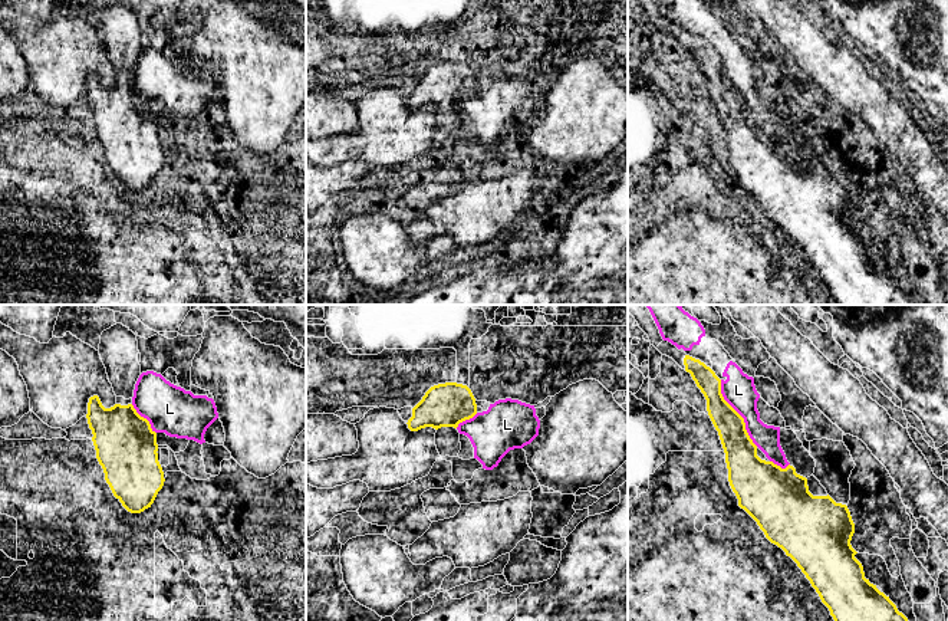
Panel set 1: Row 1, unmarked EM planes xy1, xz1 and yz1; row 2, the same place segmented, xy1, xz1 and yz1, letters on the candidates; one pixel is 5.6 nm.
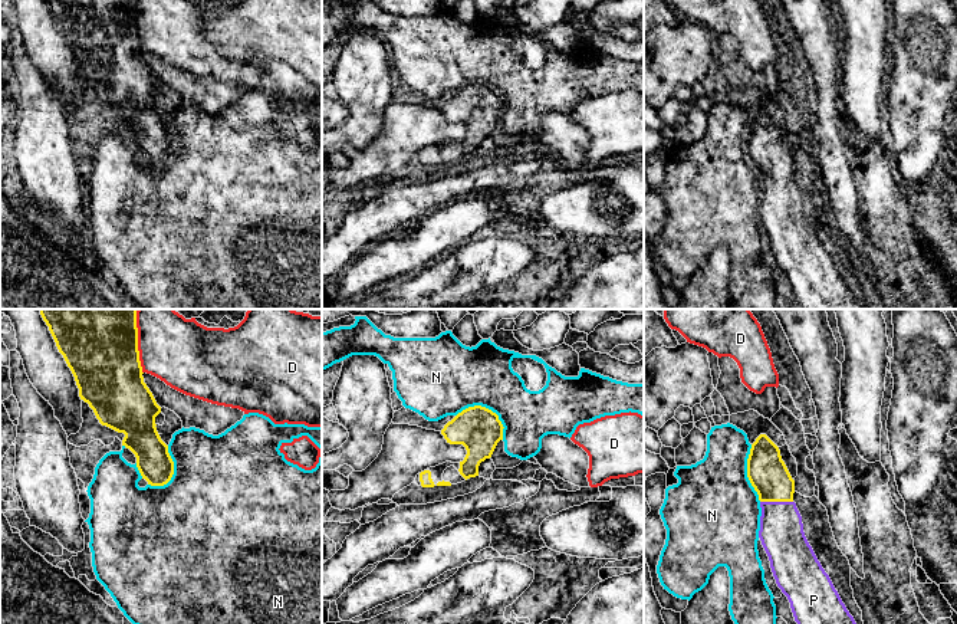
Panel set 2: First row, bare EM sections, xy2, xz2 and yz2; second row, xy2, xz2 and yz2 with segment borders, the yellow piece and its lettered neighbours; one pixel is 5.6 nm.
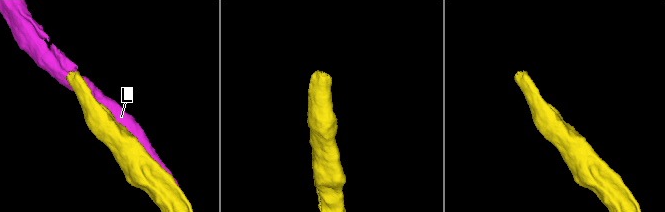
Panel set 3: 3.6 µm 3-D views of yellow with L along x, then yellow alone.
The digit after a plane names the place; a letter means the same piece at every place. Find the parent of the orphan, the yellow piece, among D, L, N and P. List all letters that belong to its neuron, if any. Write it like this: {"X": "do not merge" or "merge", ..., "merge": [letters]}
{"D": "do not merge", "L": "do not merge", "N": "do not merge", "P": "merge", "merge": ["P"]}

